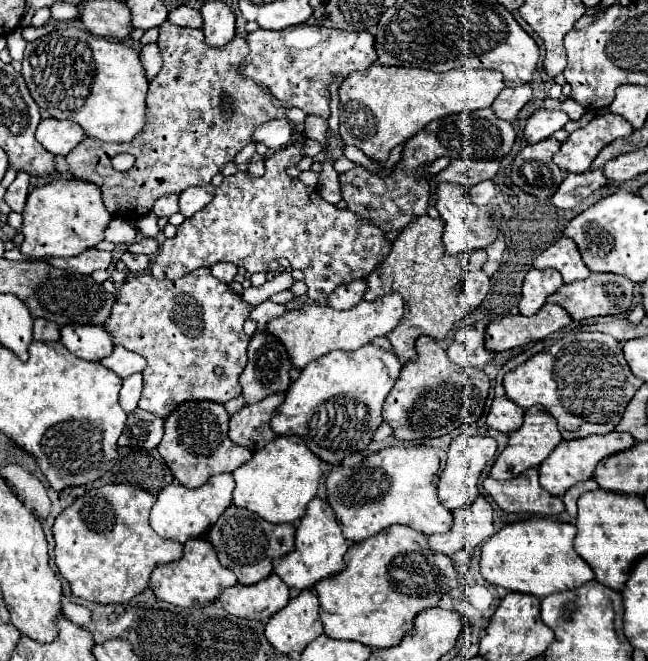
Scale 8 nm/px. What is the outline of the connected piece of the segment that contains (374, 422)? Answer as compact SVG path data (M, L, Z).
M363 345L359 351L331 351L301 369L299 379L293 381L287 389L283 405L273 413L271 429L277 435L303 437L303 441L319 459L331 465L339 465L345 457L363 451L373 439L377 427L383 423L381 407L399 377L397 371L401 371L401 363L397 361L397 357L375 345Z

